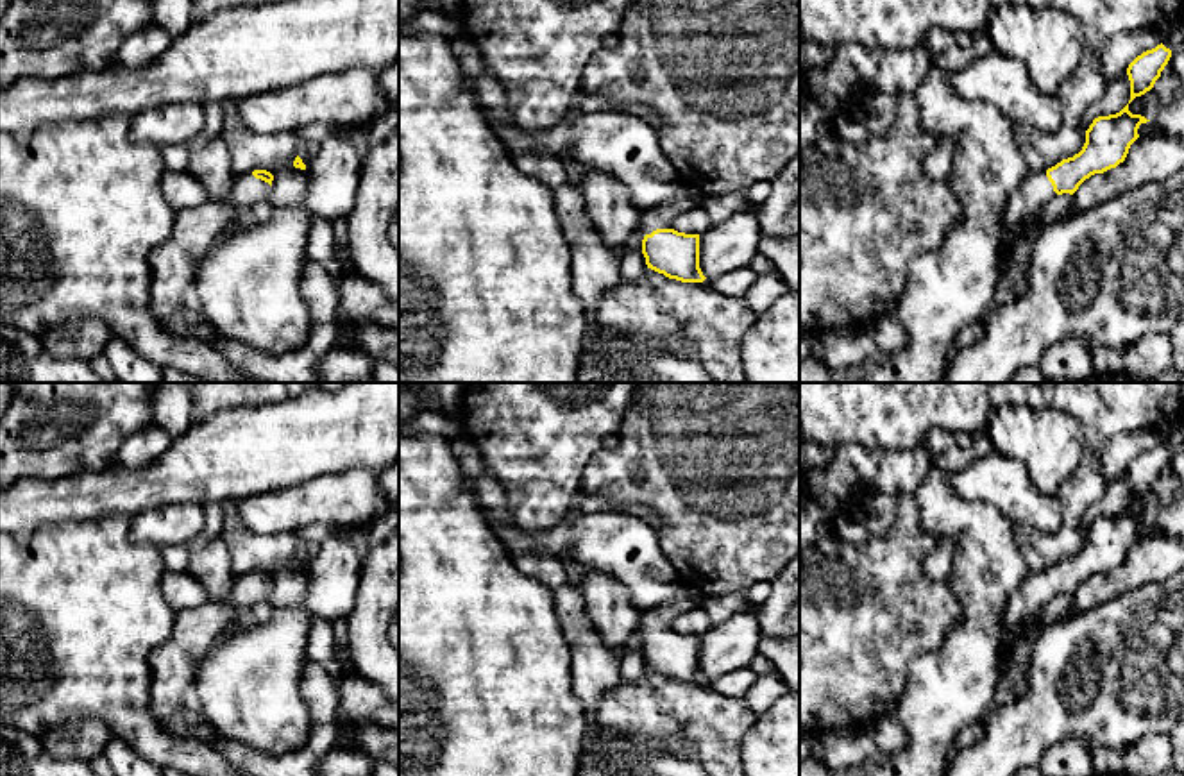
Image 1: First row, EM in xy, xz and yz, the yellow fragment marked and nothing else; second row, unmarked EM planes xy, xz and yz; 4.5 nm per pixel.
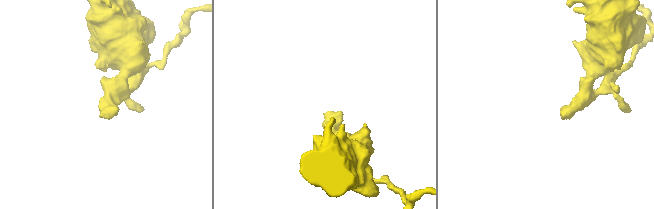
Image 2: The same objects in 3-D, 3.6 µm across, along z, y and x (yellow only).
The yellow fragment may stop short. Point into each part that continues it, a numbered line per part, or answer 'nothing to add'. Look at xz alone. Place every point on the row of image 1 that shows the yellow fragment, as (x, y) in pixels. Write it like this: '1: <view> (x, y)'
1: xz (659, 217)

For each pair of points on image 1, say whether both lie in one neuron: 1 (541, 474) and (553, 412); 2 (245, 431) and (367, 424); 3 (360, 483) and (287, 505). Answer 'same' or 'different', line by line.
1: same
2: same
3: same

